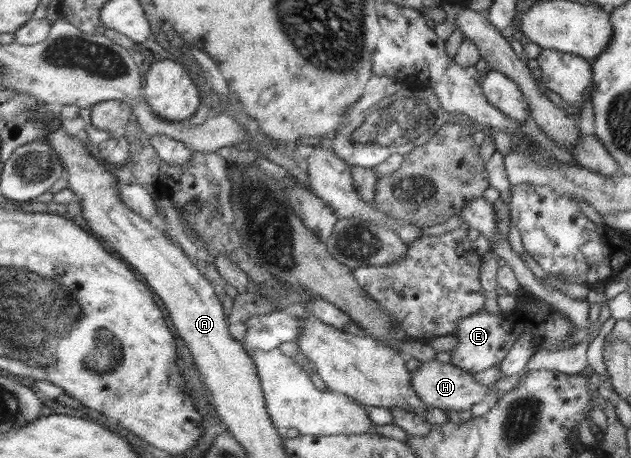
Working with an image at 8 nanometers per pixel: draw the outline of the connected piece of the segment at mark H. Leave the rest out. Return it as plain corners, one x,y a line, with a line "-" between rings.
431,359
420,364
417,370
410,374
411,388
414,393
428,406
450,411
467,410
473,404
488,399
487,386
477,384
473,375
453,366

